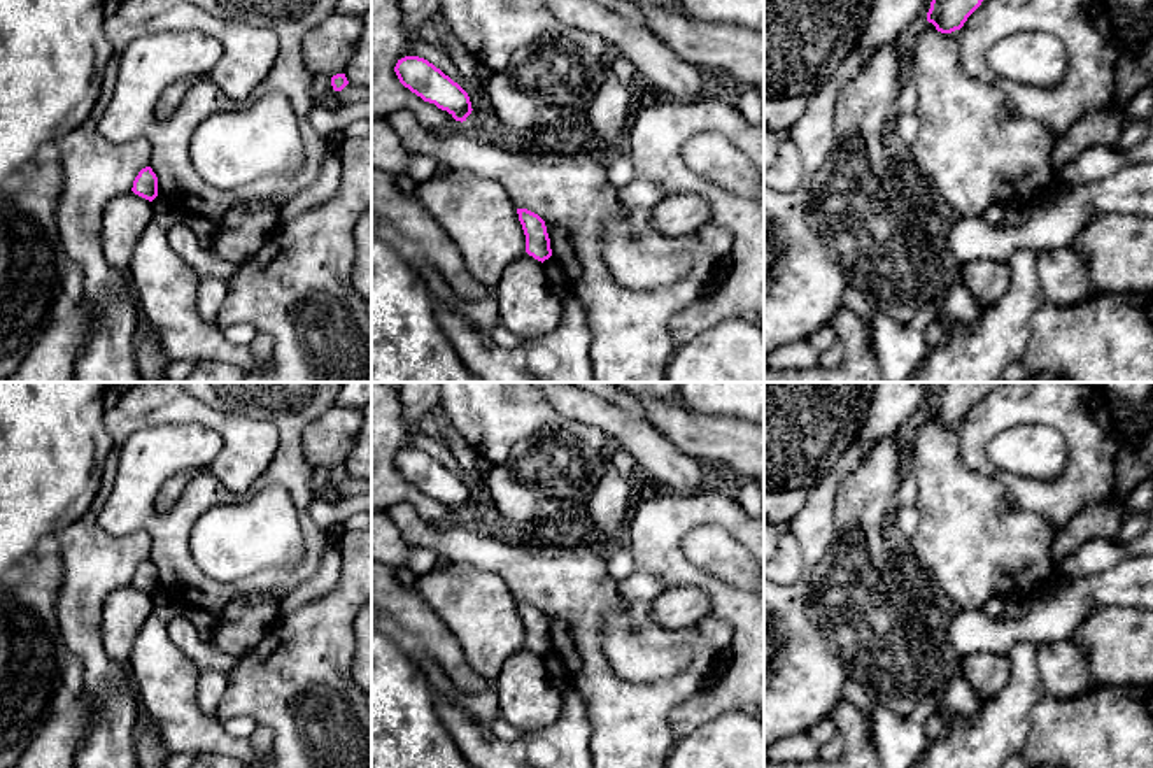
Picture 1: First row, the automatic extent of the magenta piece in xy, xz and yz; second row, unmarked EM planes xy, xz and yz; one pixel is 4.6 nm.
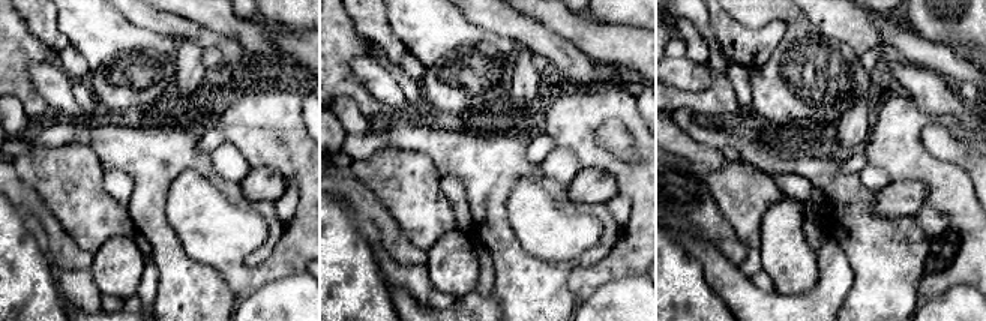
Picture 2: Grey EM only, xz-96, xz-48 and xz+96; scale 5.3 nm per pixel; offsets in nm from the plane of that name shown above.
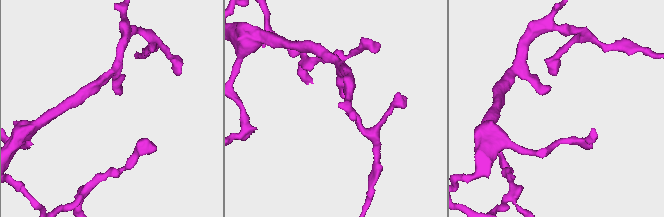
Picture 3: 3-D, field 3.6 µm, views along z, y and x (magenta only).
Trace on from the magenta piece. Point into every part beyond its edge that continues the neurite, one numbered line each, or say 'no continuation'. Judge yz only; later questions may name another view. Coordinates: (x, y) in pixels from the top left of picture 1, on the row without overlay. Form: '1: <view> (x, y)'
no continuation

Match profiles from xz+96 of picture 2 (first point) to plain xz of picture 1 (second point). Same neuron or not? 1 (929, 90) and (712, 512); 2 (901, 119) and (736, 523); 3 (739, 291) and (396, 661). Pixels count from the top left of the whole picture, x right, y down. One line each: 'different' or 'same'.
1: different
2: same
3: different

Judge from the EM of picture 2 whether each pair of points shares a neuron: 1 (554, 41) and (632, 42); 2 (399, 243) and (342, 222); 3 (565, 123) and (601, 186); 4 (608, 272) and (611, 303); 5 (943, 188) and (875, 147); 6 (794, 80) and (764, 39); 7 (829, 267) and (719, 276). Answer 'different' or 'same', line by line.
1: different
2: different
3: different
4: different
5: same
6: different
7: same

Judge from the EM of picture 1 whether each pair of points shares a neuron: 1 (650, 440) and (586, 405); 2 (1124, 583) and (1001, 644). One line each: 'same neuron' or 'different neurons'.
1: same neuron
2: same neuron

